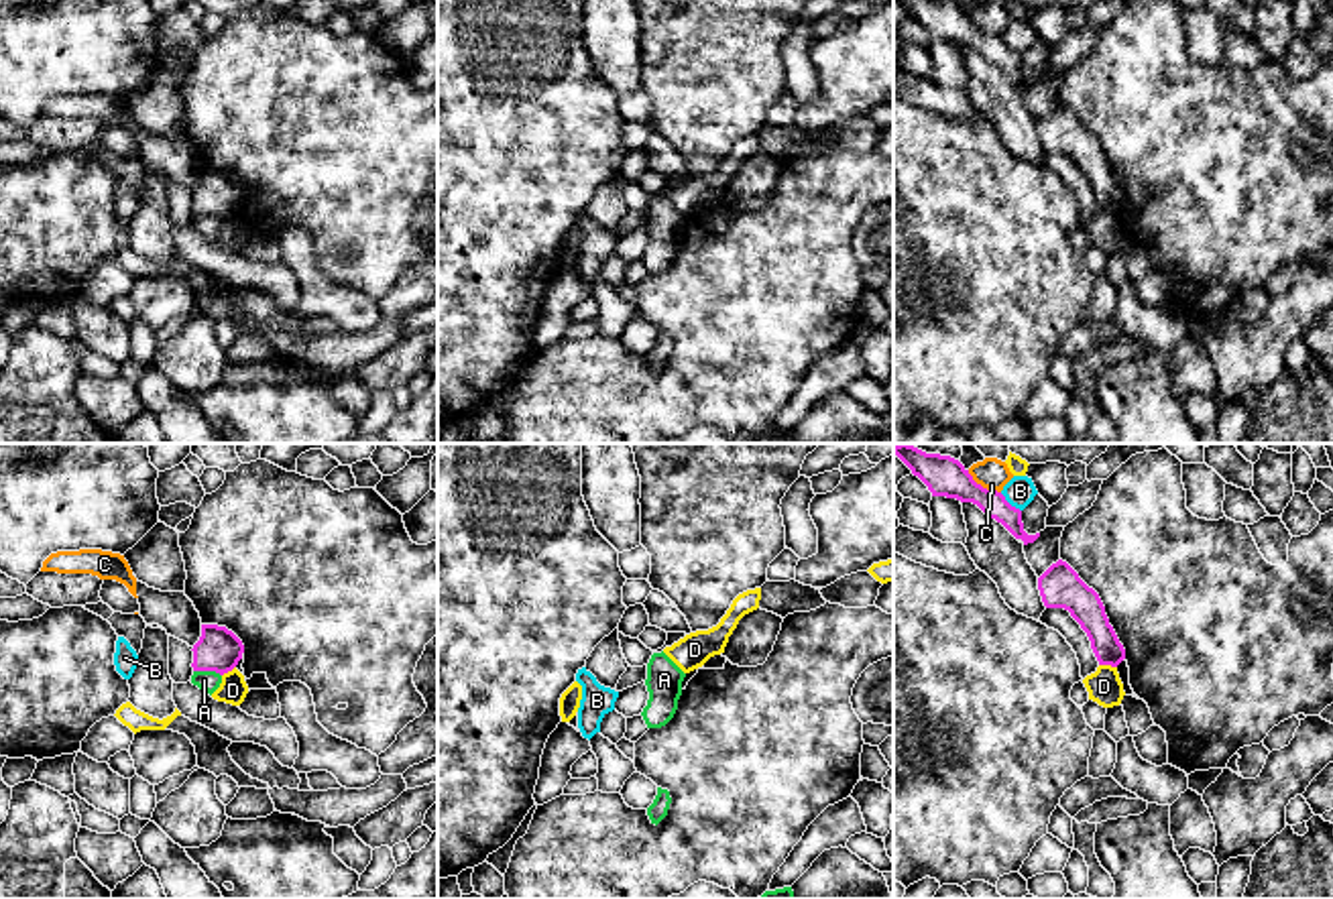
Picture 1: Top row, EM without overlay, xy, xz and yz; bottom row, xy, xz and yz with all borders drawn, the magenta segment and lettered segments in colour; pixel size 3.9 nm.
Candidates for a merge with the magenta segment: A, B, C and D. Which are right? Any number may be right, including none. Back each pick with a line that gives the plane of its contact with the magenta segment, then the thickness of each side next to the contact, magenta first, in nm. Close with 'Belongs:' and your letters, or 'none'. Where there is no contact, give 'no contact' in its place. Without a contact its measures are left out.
Belongs: none

